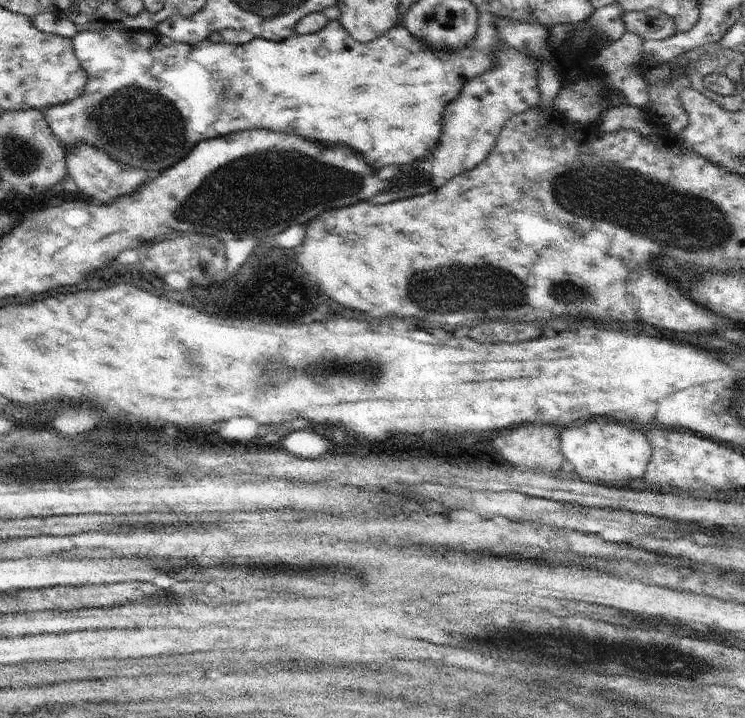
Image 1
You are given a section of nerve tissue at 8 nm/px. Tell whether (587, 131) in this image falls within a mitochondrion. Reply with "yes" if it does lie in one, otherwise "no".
no

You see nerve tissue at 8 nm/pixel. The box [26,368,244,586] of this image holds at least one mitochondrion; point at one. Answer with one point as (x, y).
(57, 477)

